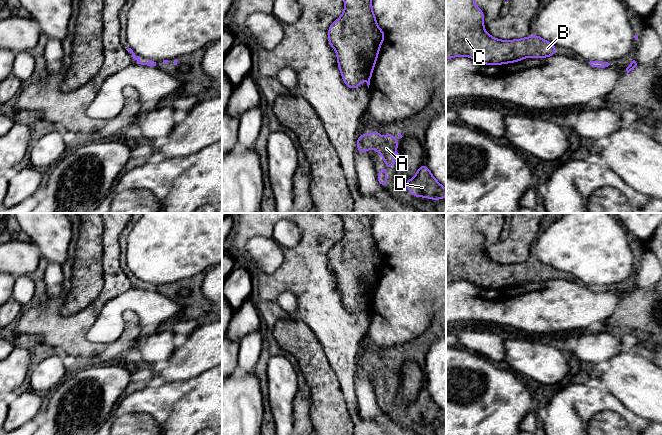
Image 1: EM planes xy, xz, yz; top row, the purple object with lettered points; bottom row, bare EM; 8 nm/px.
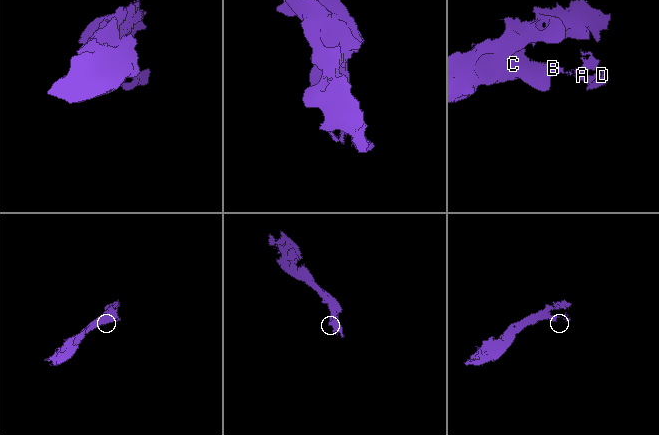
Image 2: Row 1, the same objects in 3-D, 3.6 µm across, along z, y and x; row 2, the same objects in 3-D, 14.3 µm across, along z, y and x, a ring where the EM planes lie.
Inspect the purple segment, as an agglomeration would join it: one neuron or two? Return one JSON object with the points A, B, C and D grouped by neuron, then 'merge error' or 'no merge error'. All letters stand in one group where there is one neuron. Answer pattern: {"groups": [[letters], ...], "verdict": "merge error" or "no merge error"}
{"groups": [["A", "B", "C", "D"]], "verdict": "no merge error"}

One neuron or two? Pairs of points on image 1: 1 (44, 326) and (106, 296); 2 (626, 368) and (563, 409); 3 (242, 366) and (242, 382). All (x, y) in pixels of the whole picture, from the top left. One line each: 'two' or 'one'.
1: one
2: two
3: two

